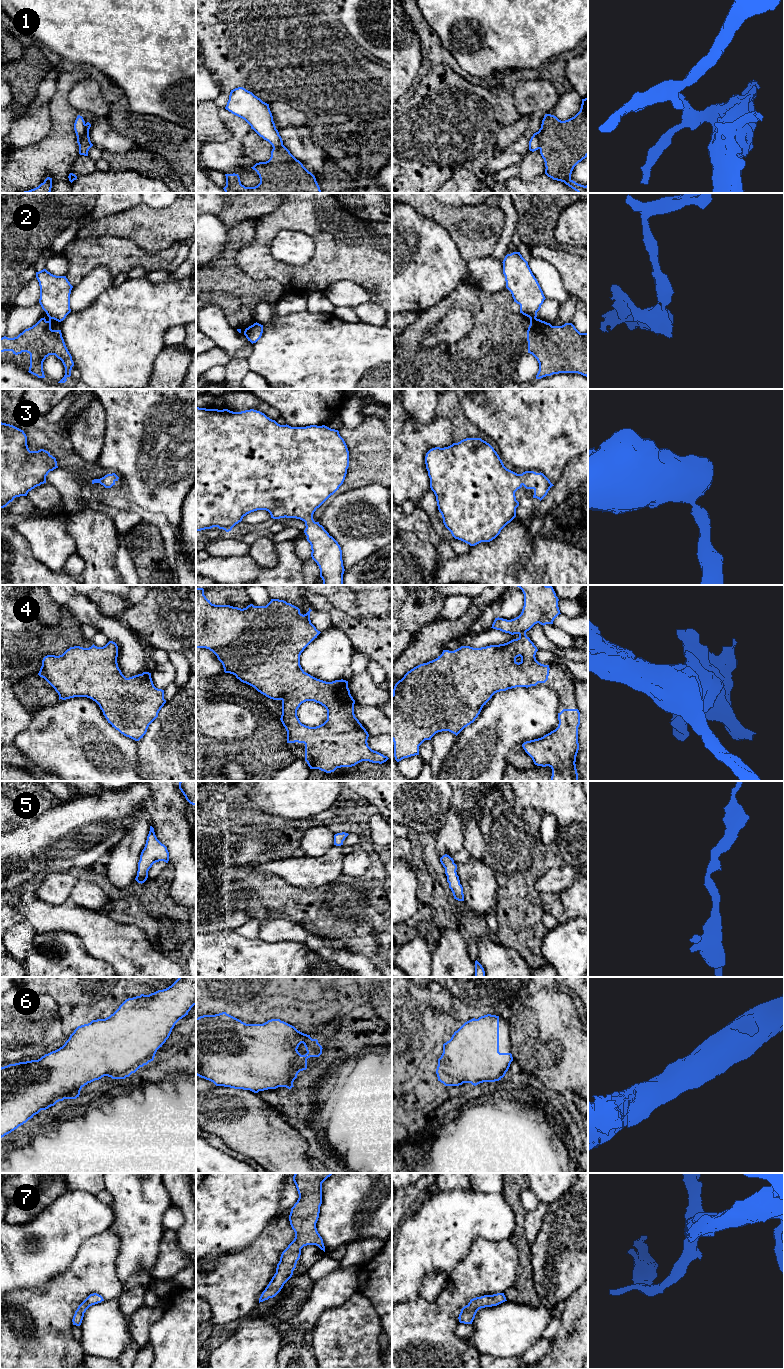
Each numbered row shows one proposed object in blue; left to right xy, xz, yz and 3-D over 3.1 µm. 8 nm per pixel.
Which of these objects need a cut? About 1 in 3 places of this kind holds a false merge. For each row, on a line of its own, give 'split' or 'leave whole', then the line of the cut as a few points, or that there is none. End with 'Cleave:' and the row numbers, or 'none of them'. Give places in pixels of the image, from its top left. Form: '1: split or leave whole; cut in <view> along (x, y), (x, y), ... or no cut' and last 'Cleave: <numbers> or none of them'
1: split; cut in yz along (541, 127), (539, 148)
2: split; cut in yz along (530, 317), (536, 318)
3: leave whole; no cut
4: leave whole; no cut
5: leave whole; no cut
6: leave whole; no cut
7: leave whole; no cut
Cleave: 1, 2

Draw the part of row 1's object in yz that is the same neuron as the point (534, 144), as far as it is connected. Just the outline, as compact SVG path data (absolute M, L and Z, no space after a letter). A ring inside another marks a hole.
M542 128L539 129L538 132L534 133L529 141L529 150L534 152L540 149L540 136L541 136Z

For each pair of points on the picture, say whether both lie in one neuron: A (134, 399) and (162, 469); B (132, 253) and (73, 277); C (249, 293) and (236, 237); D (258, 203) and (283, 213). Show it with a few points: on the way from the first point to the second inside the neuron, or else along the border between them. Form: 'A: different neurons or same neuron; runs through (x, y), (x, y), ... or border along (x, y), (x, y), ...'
A: same neuron; runs through (151, 416), (161, 426), (161, 452)
B: same neuron; runs through (117, 253), (96, 253), (87, 262)
C: same neuron; runs through (235, 279), (230, 274), (231, 251)
D: different neurons; border along (281, 203), (272, 211), (262, 214), (256, 219)

